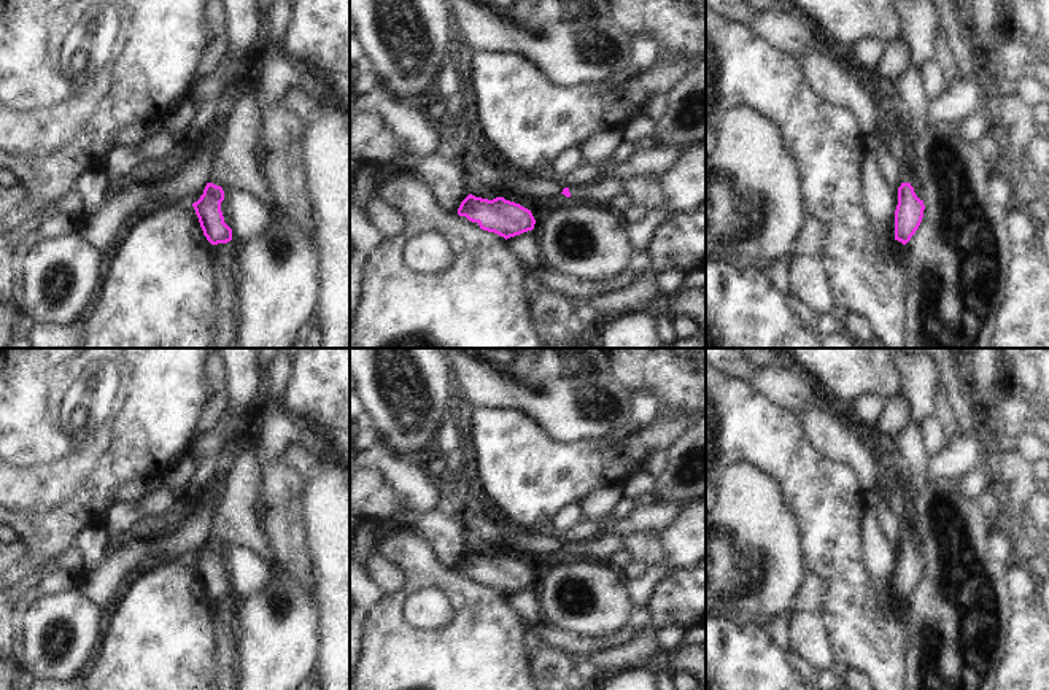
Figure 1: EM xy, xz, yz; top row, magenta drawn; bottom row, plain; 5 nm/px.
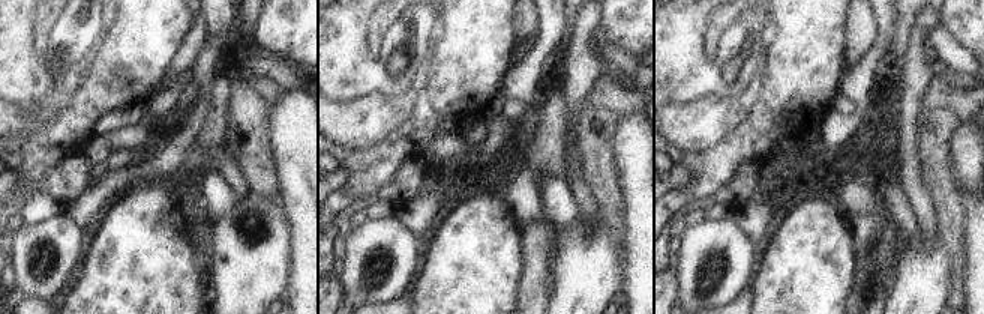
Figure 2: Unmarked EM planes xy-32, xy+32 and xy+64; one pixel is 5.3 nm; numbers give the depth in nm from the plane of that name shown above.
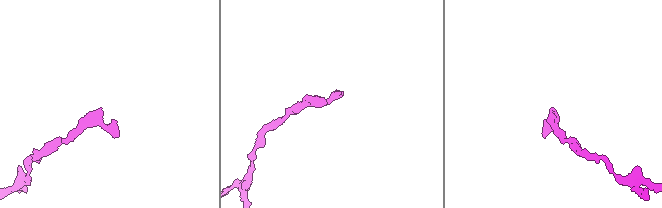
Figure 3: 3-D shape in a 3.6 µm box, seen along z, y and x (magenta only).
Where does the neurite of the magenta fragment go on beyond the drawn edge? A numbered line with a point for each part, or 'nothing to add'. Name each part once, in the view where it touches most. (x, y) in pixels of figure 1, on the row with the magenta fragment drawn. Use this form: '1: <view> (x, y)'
1: xy (234, 166)

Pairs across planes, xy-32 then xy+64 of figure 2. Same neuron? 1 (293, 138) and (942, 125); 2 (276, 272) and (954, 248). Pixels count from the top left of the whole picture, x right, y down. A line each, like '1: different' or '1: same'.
1: different
2: different

